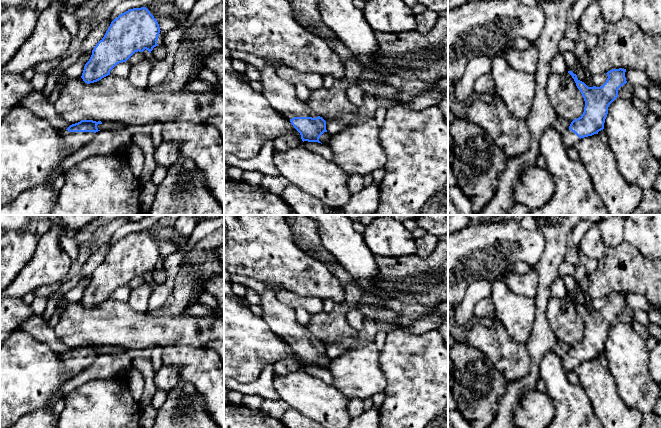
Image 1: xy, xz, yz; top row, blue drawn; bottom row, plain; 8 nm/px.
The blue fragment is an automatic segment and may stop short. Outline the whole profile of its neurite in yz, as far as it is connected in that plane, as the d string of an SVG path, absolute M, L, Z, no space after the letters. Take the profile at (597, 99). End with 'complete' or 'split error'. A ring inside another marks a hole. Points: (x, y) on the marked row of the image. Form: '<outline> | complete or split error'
M622 68L612 69L606 73L608 78L602 86L588 87L576 74L568 71L584 98L585 107L583 114L560 134L566 150L575 148L581 138L598 134L604 129L608 107L618 97L619 88L627 83L625 72L626 69Z | split error

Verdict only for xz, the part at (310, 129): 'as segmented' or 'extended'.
extended

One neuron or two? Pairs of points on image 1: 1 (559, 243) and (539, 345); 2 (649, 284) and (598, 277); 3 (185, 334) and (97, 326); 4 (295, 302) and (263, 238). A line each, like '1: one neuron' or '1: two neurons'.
1: one neuron
2: one neuron
3: one neuron
4: two neurons

